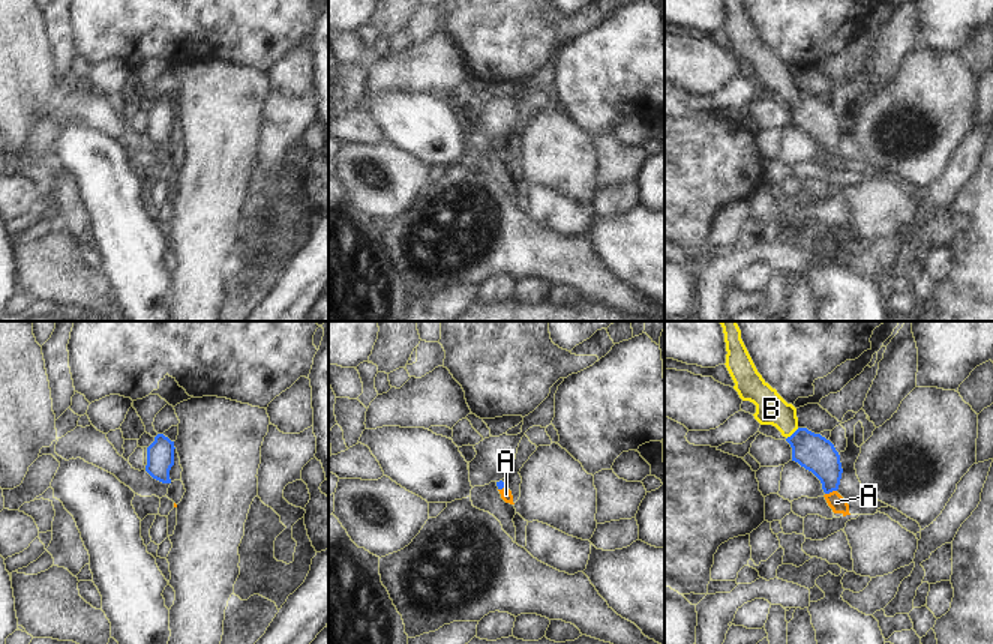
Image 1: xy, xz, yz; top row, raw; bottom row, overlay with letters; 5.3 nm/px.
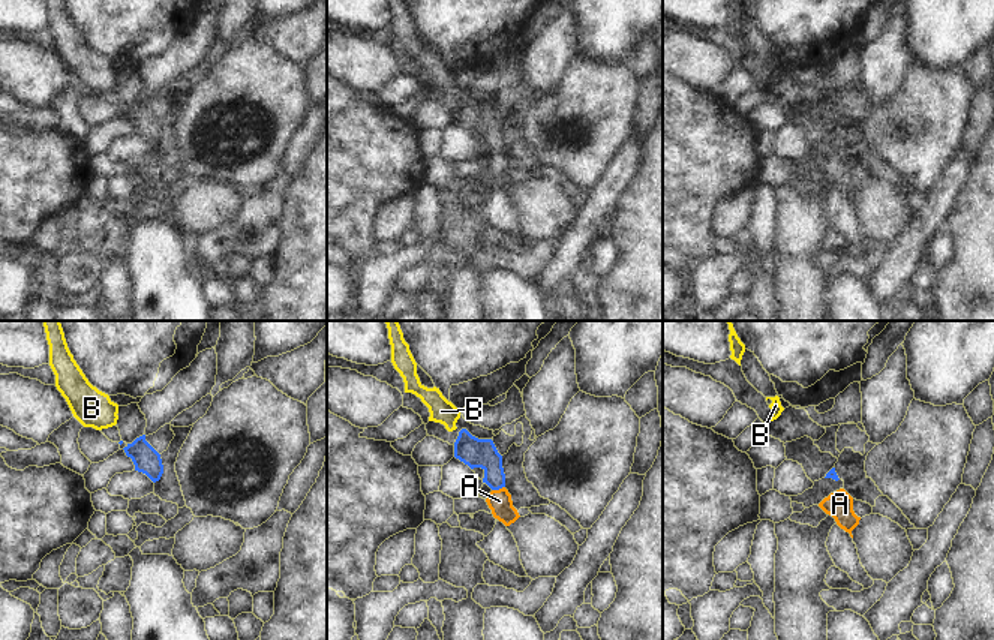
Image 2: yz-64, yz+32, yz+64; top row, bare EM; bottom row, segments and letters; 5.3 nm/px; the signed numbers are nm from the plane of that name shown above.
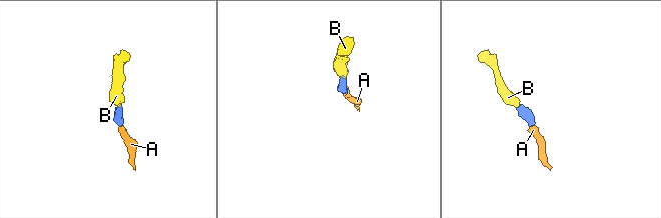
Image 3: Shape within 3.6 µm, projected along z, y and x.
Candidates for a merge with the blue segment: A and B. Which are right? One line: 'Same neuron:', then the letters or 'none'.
Same neuron: A, B

